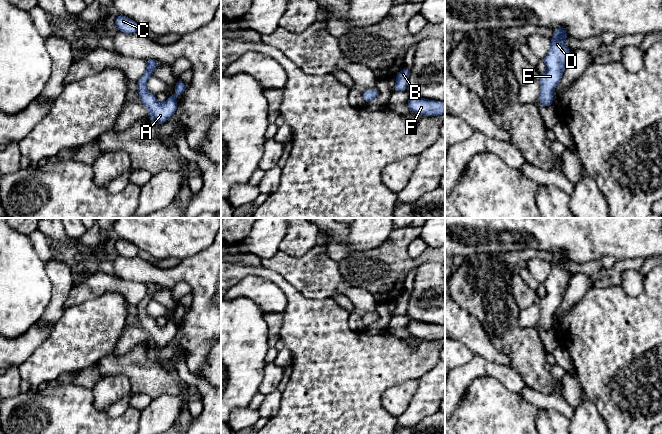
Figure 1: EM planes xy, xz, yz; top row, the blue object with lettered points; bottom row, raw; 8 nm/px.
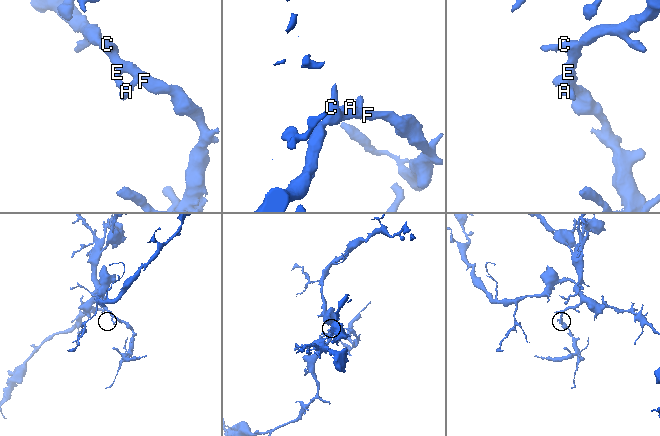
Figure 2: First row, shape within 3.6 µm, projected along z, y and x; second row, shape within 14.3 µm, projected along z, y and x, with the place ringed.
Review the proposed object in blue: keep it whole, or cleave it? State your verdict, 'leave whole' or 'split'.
leave whole

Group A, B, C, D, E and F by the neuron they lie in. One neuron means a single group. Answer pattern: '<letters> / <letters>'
A B C D E F

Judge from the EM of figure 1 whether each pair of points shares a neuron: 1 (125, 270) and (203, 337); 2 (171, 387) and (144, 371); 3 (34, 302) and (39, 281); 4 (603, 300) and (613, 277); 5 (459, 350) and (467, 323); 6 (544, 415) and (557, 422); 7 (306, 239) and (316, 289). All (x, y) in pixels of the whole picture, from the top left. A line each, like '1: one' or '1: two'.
1: one
2: one
3: one
4: two
5: two
6: one
7: two

